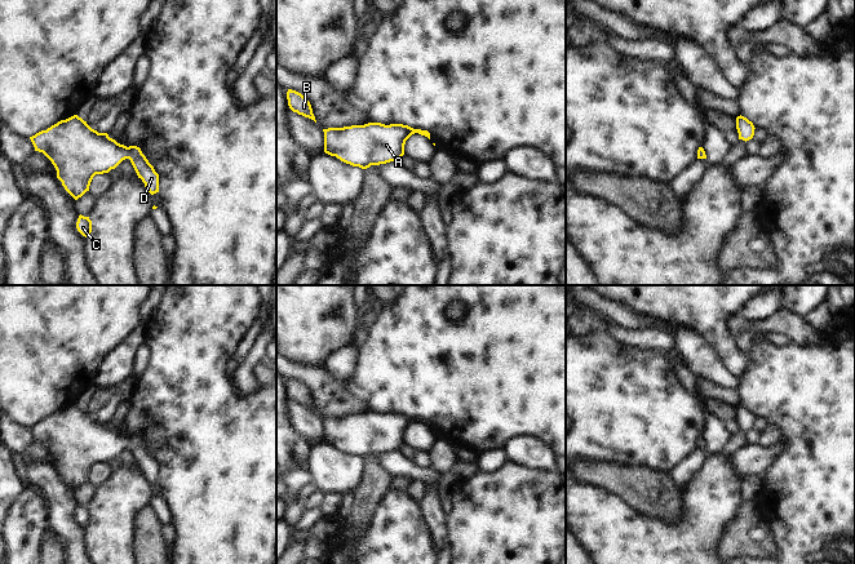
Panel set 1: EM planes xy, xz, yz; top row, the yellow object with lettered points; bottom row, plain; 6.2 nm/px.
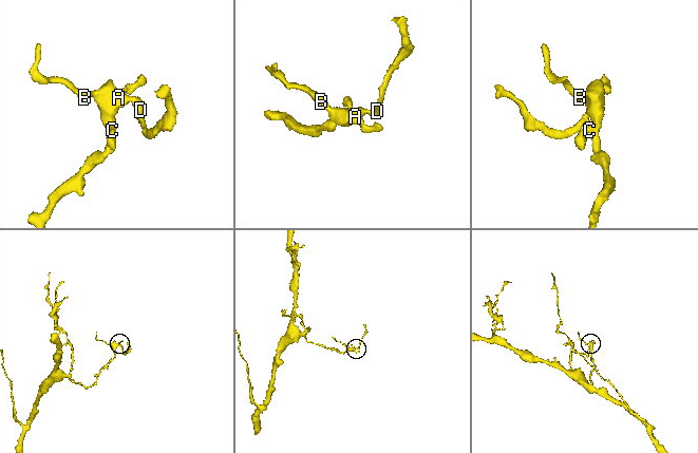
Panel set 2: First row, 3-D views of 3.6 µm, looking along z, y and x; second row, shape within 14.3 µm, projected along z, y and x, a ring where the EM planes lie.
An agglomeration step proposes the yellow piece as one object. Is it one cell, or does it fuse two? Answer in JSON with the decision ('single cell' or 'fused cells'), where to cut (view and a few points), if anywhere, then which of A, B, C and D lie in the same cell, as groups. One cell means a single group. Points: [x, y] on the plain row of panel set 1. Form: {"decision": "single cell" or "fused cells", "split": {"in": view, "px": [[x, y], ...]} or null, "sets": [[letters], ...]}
{"decision": "single cell", "split": null, "sets": [["A", "B", "C", "D"]]}

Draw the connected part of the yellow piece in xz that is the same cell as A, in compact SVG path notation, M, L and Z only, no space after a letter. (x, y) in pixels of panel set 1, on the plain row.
M368 412L328 417L323 421L325 443L362 458L398 450L404 444L406 430L415 422L430 428L428 419L413 418L403 413Z

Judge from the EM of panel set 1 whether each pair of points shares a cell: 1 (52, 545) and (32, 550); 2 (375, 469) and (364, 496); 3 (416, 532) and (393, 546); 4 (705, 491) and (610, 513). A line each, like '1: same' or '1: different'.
1: different
2: same
3: same
4: same

